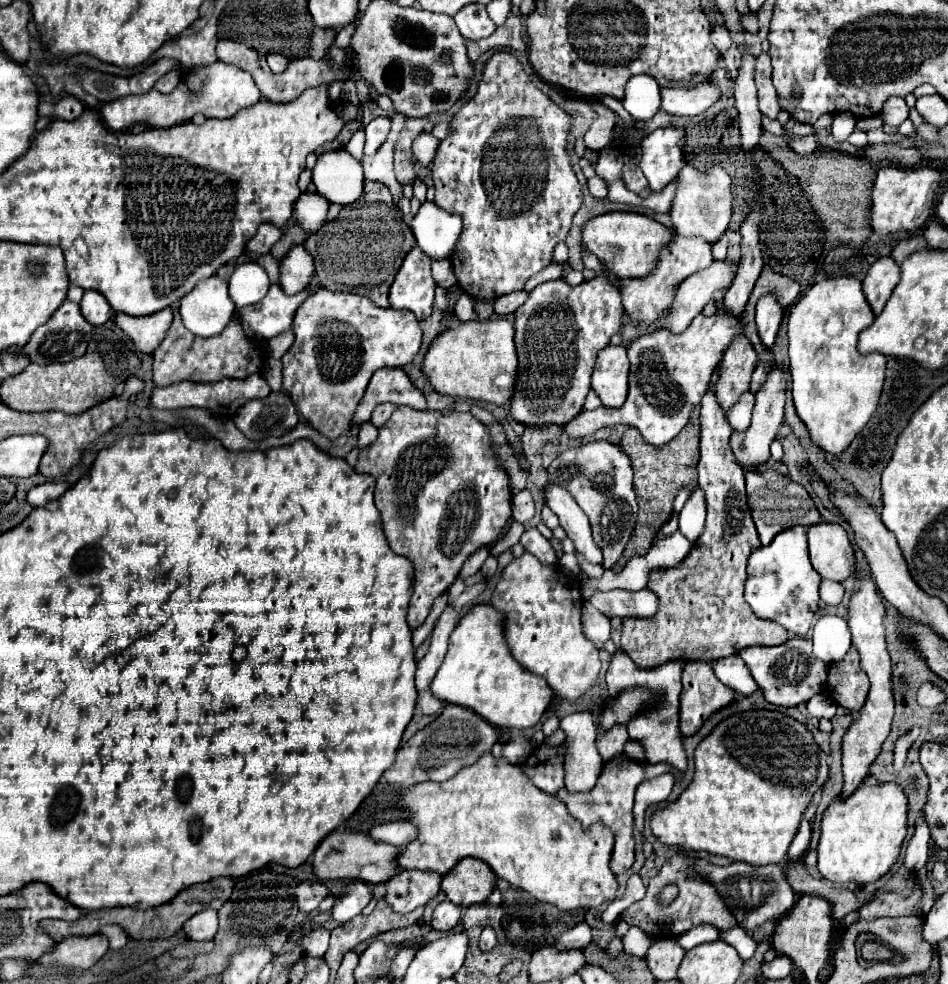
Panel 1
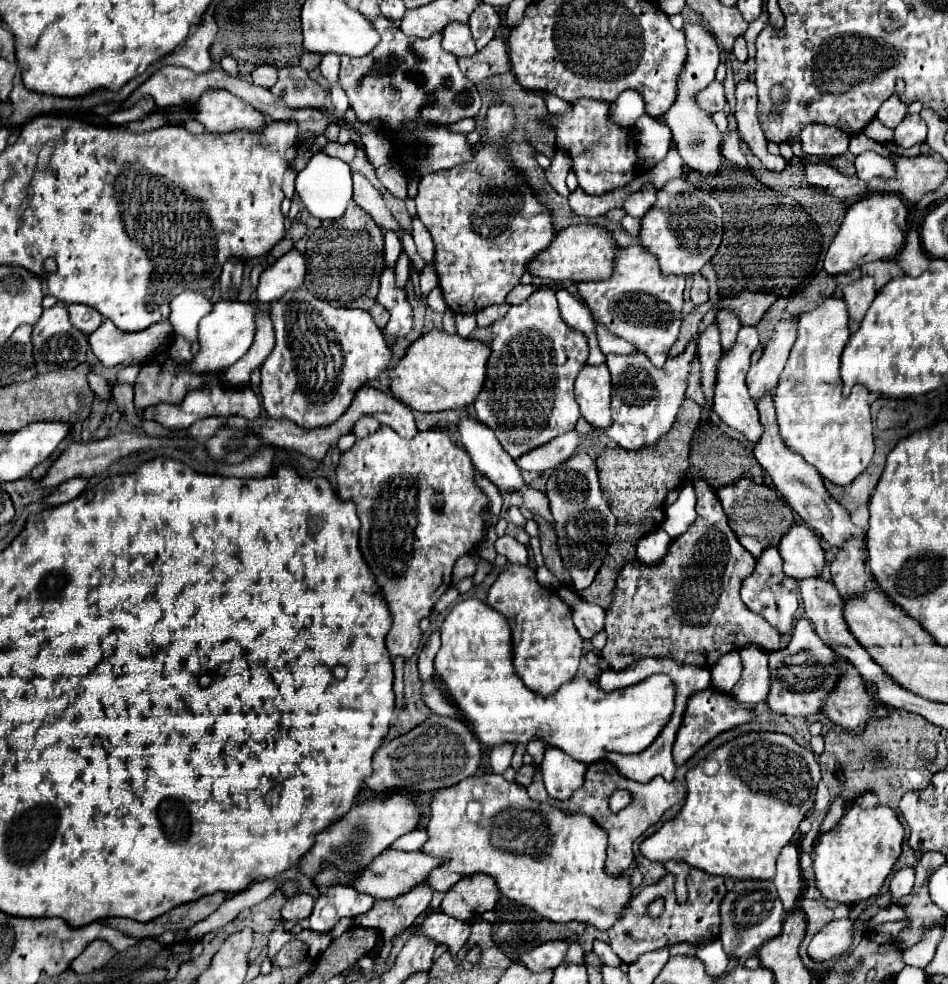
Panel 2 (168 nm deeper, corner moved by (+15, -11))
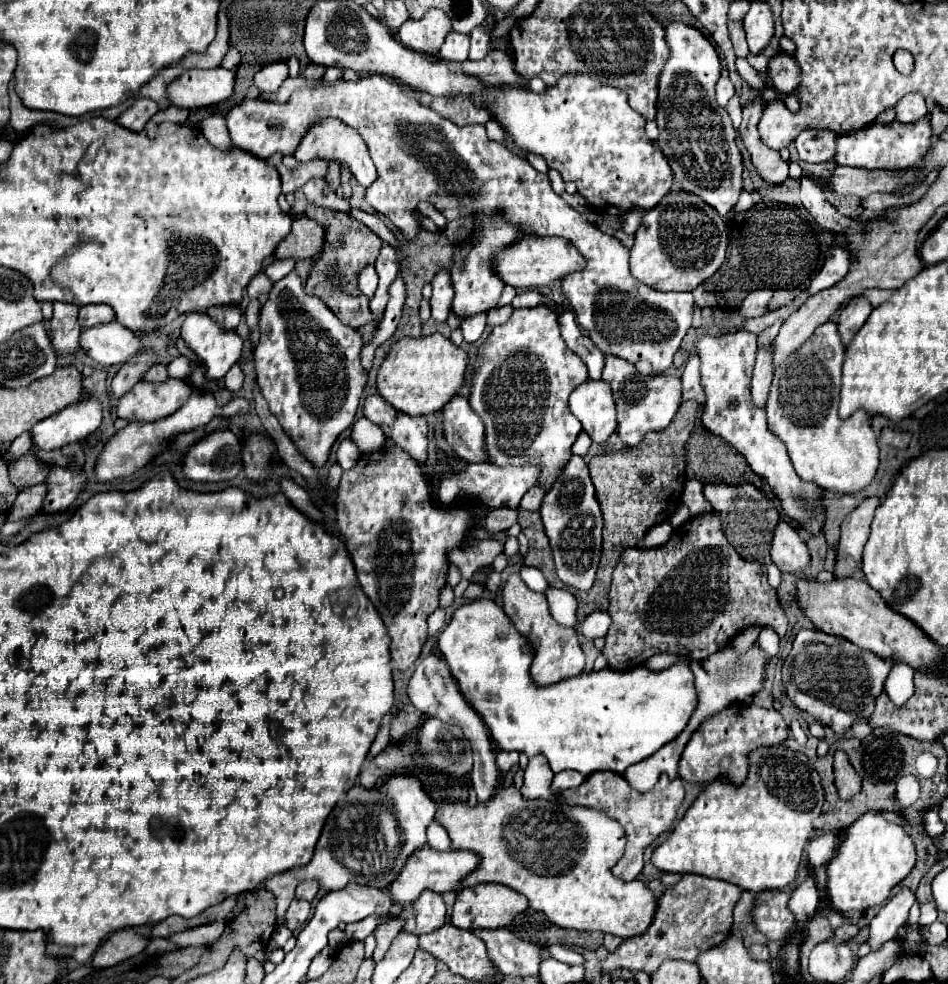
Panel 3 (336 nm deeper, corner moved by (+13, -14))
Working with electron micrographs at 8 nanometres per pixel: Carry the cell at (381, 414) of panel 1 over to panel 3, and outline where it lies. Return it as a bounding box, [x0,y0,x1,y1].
[351,418,387,452]

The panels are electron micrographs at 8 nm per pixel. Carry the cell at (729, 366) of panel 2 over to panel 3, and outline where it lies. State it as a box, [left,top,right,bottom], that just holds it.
[697,330,825,536]

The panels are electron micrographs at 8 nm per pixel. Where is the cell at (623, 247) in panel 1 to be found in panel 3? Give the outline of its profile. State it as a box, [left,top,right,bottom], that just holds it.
[493,236,583,288]

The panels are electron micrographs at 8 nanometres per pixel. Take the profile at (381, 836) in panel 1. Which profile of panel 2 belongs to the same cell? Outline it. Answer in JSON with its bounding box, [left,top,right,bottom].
[393,829,429,851]

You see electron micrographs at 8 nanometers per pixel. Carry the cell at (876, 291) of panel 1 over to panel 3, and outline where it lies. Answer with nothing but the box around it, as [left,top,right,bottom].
[837,296,873,346]

